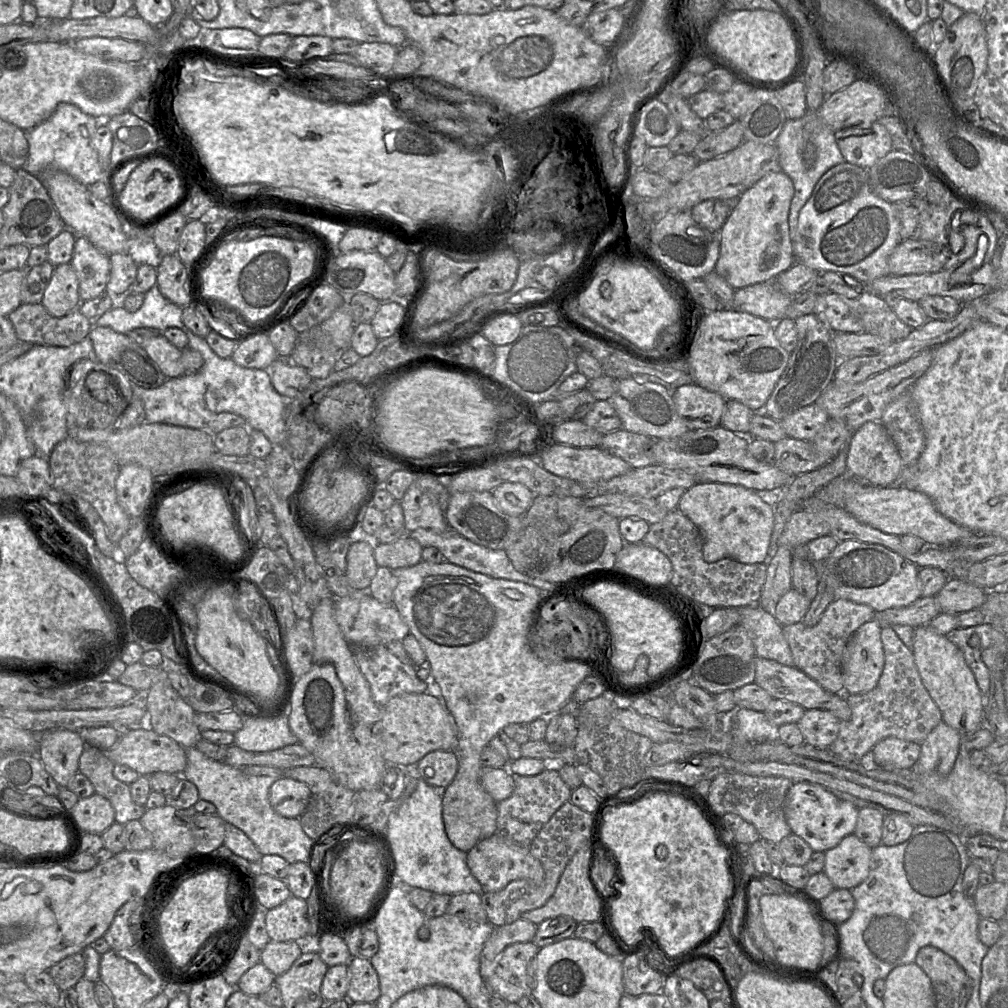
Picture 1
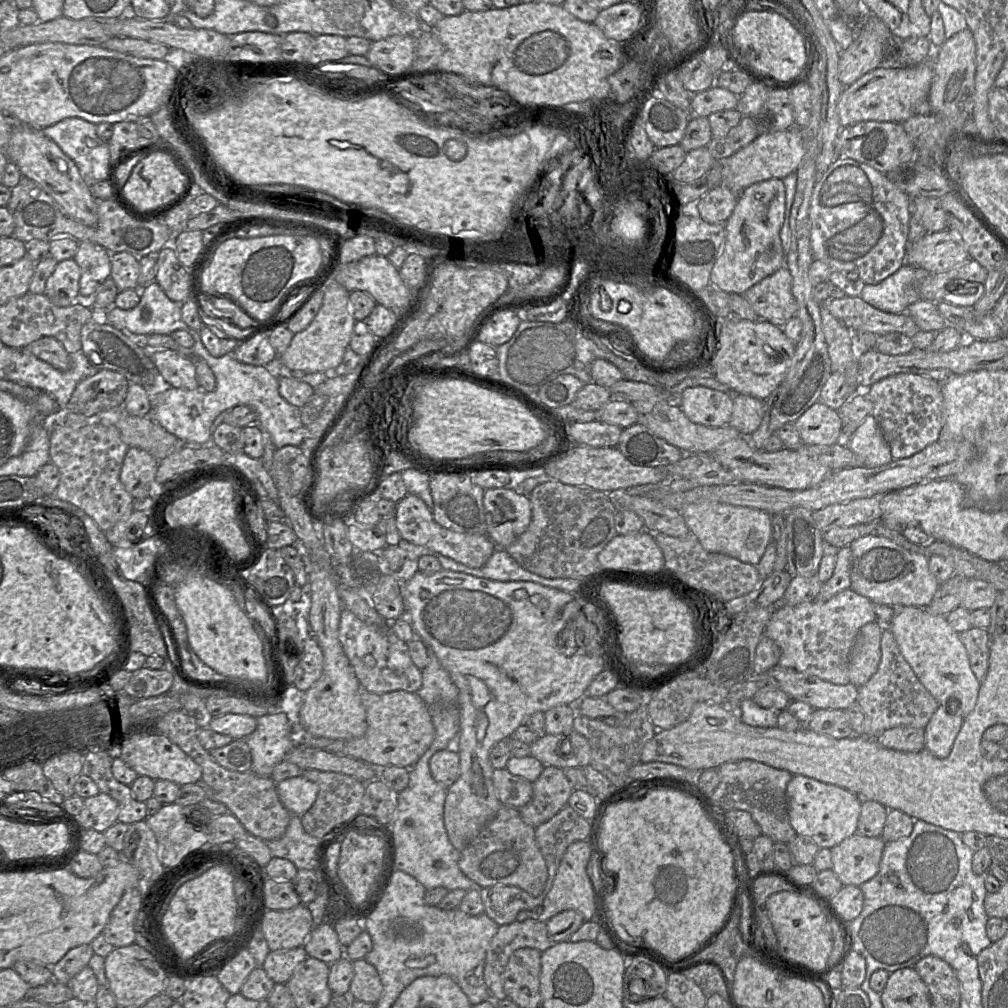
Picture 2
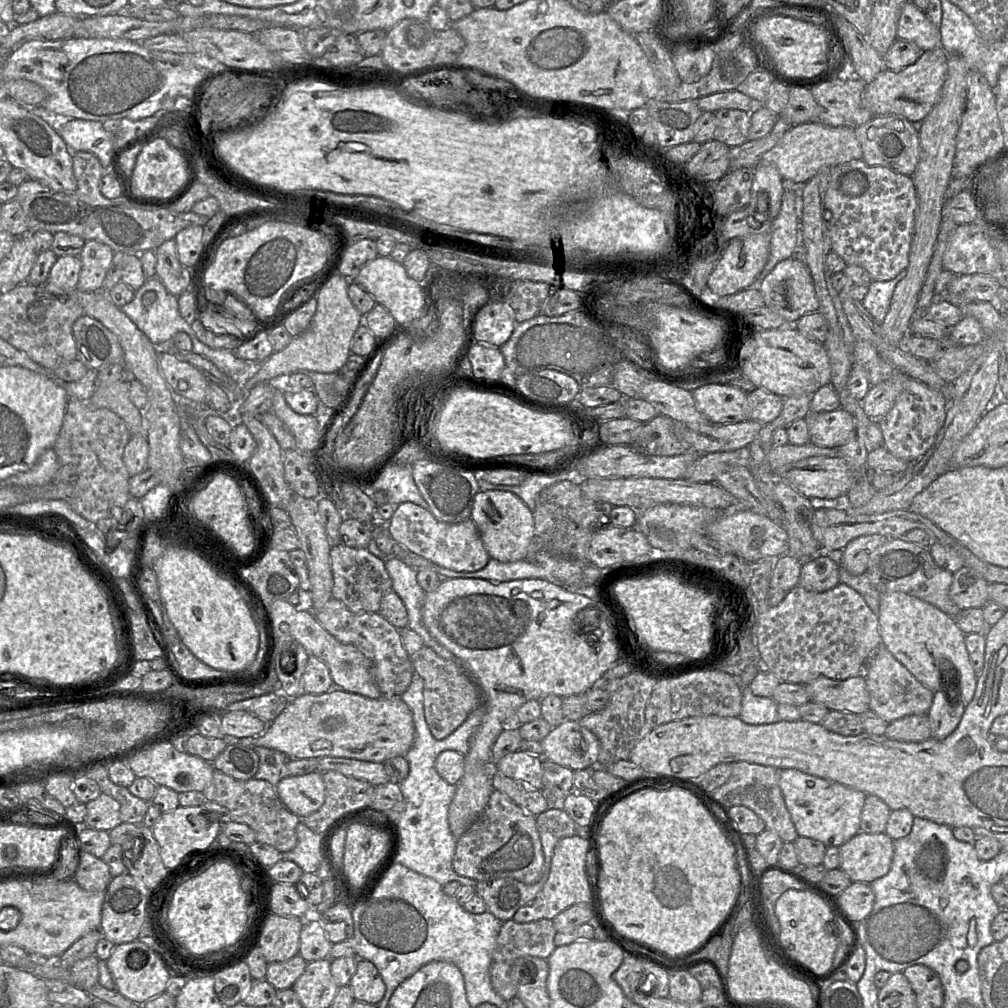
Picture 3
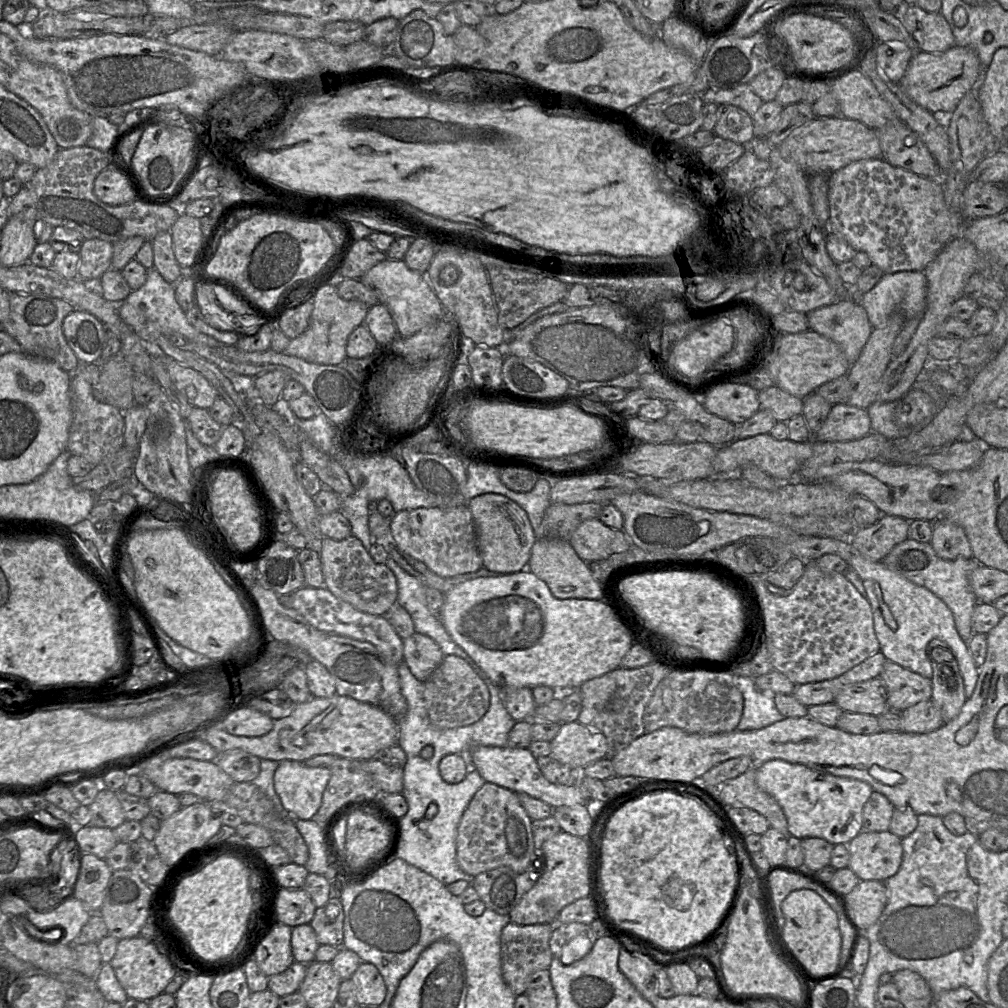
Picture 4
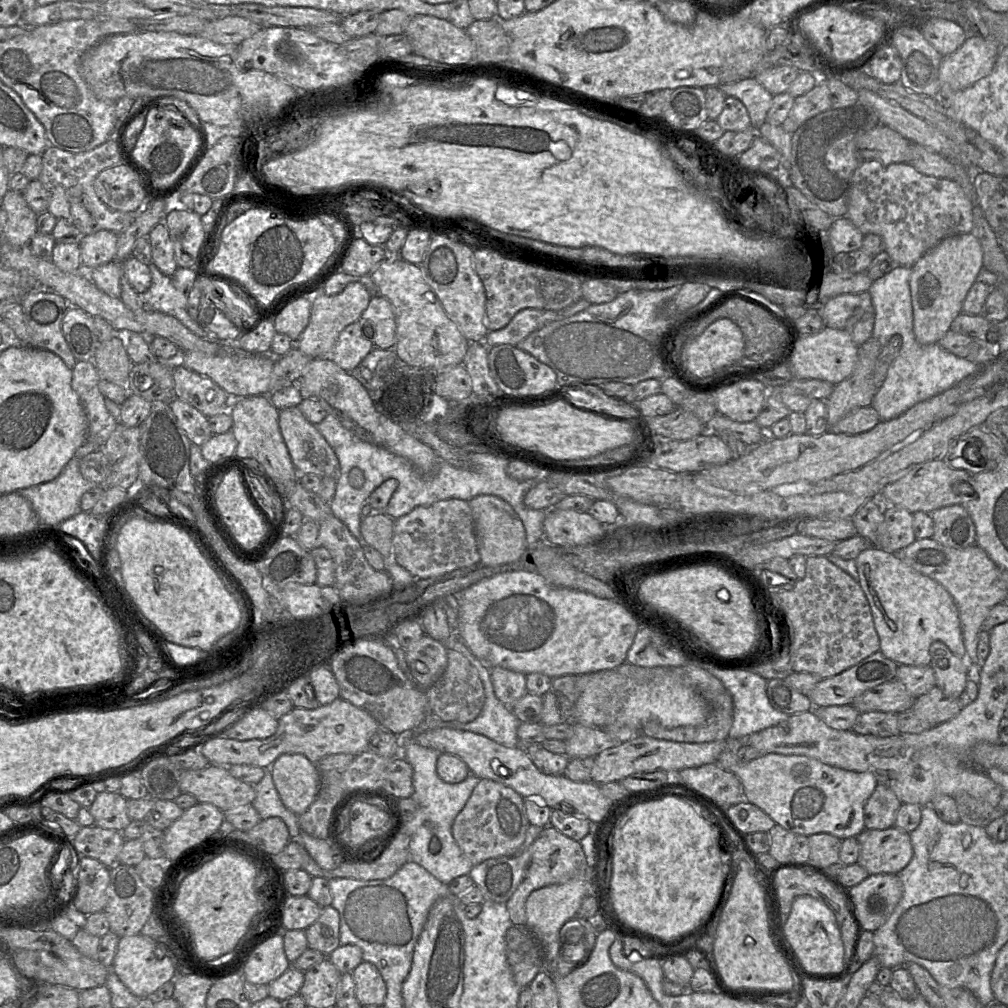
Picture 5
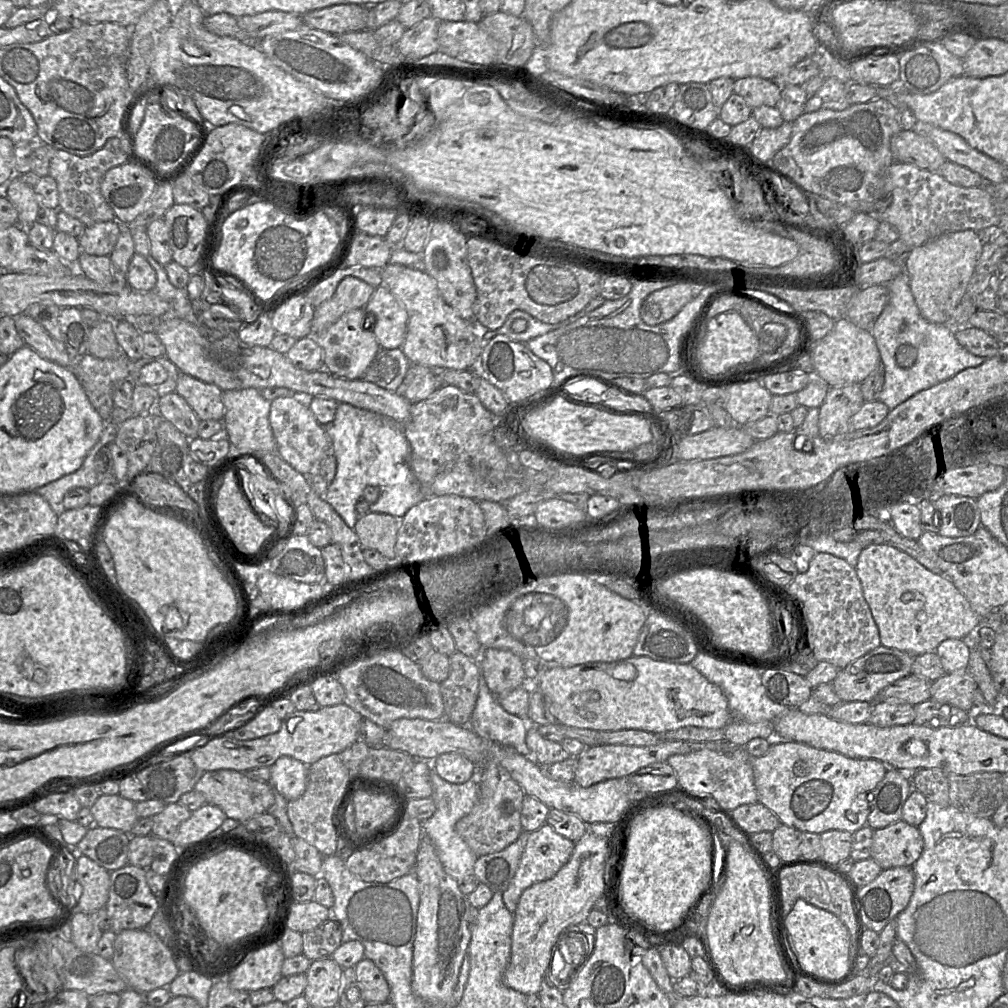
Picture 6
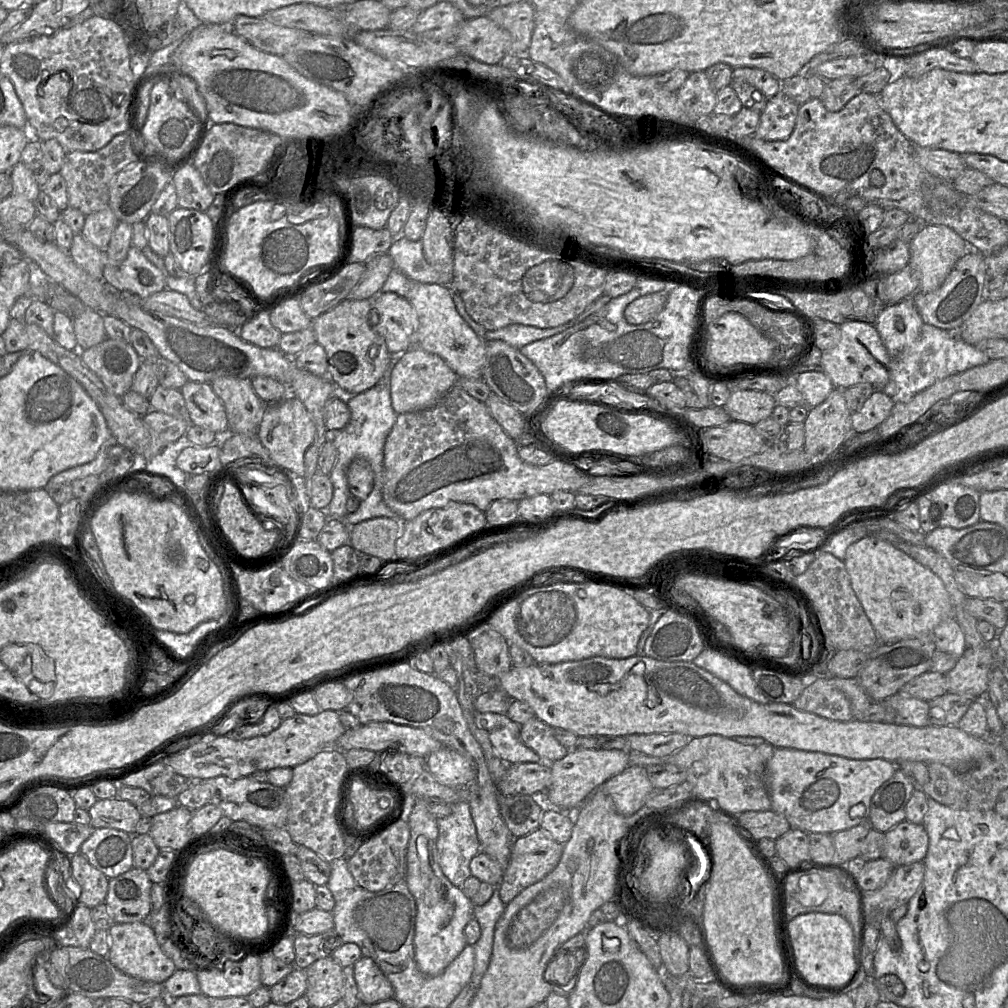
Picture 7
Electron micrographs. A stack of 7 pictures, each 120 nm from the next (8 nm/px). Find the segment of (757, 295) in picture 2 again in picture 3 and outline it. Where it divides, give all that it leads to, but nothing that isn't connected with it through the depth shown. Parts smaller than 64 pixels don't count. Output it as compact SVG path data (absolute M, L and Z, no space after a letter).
M795 257L778 262L760 283L758 290L764 298L765 305L790 322L796 322L804 314L818 311L819 308L810 271L802 260Z

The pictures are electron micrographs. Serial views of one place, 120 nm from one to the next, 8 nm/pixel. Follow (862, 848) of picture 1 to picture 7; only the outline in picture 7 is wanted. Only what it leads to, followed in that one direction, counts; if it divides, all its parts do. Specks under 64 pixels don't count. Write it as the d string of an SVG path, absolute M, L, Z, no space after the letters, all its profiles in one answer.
M904 820L885 833L883 857L896 867L923 861L929 846L923 823Z

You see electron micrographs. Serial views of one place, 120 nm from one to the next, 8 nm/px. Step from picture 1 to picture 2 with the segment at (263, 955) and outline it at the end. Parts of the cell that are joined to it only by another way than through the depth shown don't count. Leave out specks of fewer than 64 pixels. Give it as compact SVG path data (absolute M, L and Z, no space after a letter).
M303 946L290 950L270 951L262 968L274 983L286 984L307 957Z

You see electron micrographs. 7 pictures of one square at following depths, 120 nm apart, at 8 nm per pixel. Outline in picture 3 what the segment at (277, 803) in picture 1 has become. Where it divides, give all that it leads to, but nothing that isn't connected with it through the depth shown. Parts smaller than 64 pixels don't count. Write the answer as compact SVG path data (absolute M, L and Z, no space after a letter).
M317 770L304 775L286 775L276 786L281 802L300 818L321 808L325 801L323 772Z

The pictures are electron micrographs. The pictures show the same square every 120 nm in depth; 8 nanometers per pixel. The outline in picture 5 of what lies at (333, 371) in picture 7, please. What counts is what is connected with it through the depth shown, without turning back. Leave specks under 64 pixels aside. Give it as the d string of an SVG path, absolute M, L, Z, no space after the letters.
M362 318L346 326L338 336L330 358L343 370L350 372L372 351L374 344L363 334Z

